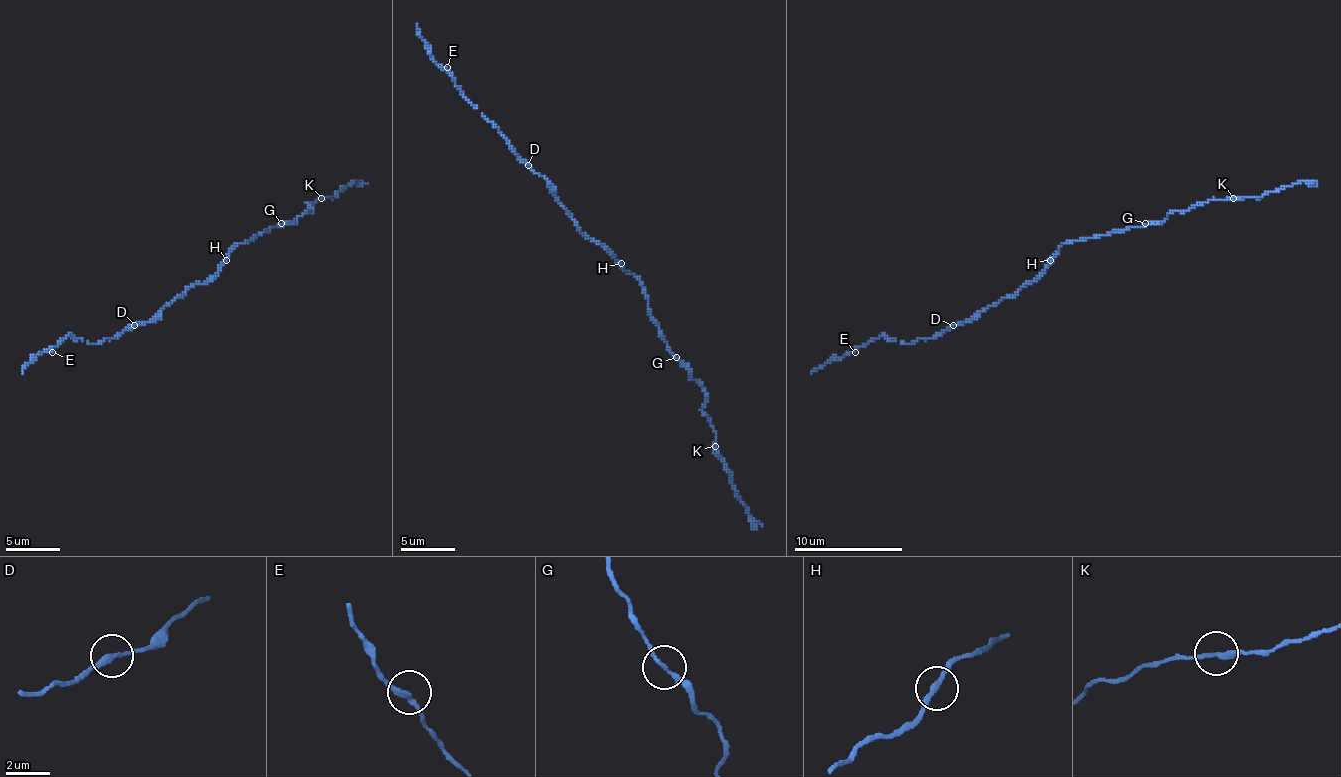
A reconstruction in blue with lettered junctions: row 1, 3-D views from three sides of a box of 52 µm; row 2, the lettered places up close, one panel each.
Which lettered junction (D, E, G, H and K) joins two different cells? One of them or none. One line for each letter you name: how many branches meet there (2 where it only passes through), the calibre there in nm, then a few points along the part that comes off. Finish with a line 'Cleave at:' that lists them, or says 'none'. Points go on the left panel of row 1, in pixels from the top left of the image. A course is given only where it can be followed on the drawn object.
Cleave at: none

